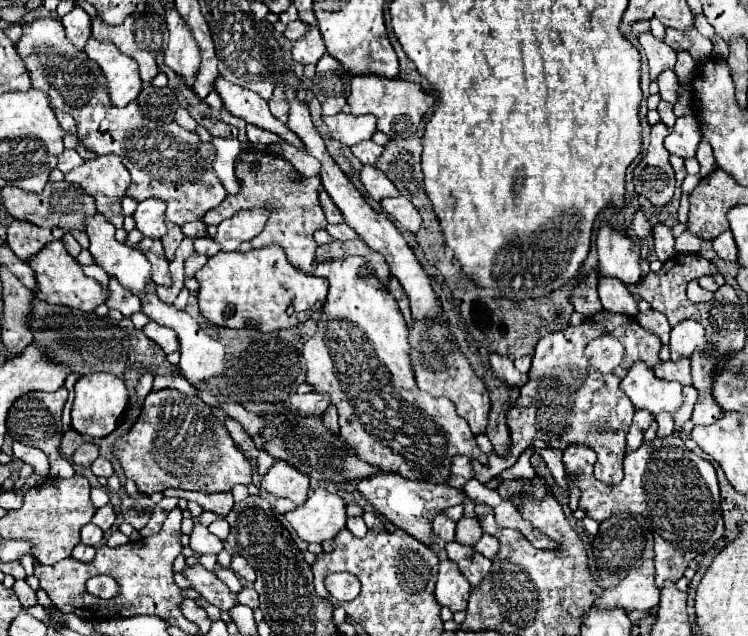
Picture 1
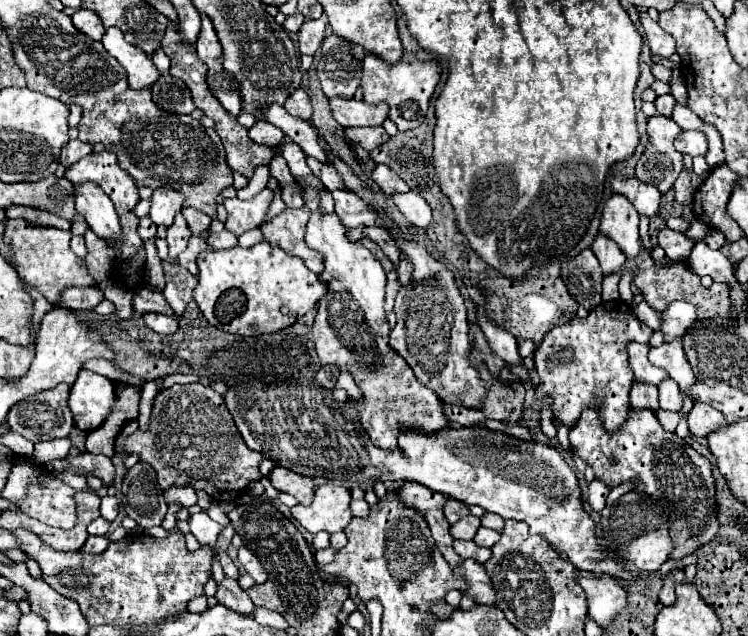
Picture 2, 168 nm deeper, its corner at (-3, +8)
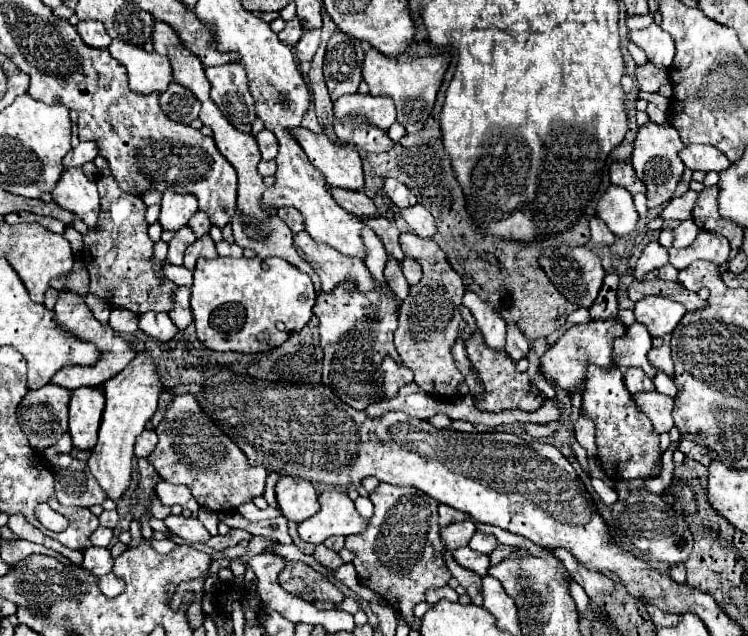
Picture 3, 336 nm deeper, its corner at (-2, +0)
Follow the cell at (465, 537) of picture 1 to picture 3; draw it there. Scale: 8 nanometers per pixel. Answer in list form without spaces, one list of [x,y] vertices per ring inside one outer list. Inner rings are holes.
[[[463,520],[463,522],[453,522],[445,528],[441,528],[441,540],[445,544],[445,548],[449,552],[453,552],[455,548],[461,548],[461,546],[467,546],[471,536],[475,532],[475,524],[473,520]]]

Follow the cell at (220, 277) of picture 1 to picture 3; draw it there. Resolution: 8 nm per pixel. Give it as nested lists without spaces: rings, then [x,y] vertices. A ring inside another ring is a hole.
[[[199,258],[191,286],[191,308],[197,338],[217,352],[269,352],[289,334],[299,332],[313,316],[311,278],[281,258]]]

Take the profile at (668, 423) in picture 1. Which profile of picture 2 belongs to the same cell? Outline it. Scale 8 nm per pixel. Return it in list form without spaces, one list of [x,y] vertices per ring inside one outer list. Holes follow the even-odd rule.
[[[664,380],[660,386],[660,408],[662,410],[672,410],[672,412],[680,412],[682,408],[682,394],[678,390],[678,384],[674,380]]]

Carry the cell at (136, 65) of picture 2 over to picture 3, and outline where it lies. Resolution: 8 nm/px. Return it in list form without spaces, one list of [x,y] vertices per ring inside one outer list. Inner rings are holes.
[[[113,40],[109,52],[127,68],[129,88],[133,92],[165,92],[165,88],[173,80],[173,68],[167,56],[161,56],[157,52],[145,52],[141,46],[133,46],[121,40]]]

